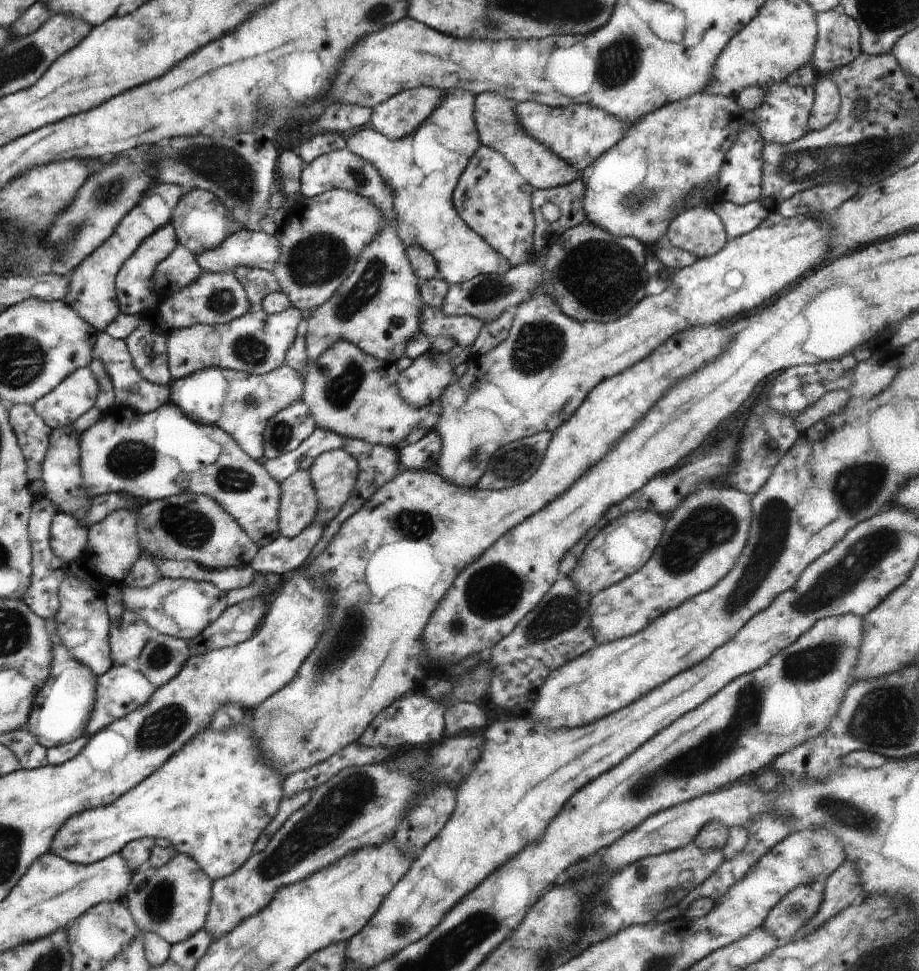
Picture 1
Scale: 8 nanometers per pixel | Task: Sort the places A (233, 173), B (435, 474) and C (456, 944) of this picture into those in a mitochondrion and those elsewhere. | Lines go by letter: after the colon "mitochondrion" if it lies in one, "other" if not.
A: mitochondrion
B: other
C: mitochondrion

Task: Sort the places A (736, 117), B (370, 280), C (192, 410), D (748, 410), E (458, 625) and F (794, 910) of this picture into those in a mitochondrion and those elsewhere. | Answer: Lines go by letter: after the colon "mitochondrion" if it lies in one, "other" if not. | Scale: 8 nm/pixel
A: other
B: mitochondrion
C: other
D: other
E: mitochondrion
F: mitochondrion

